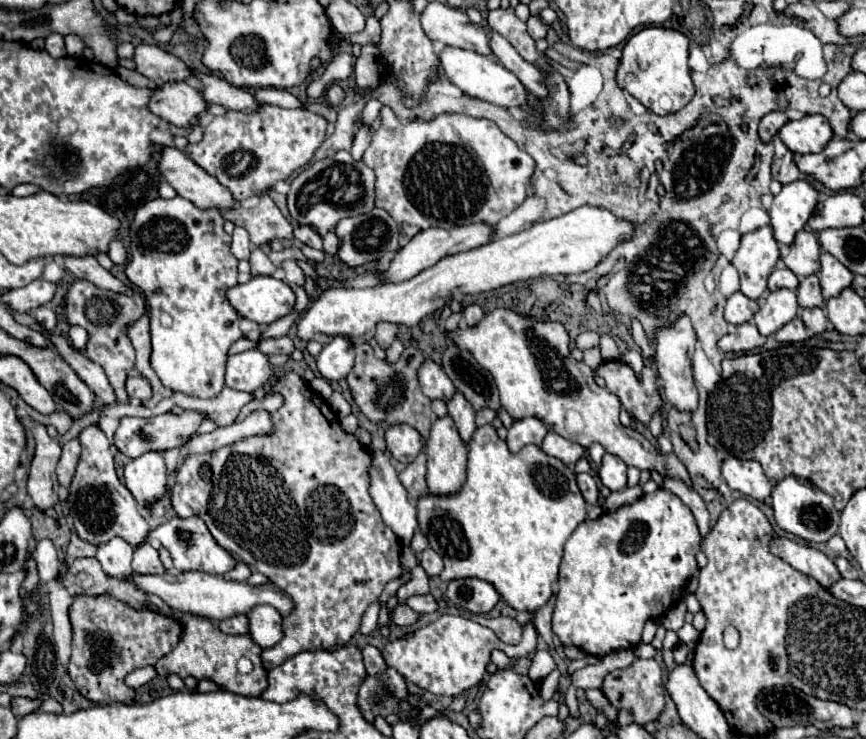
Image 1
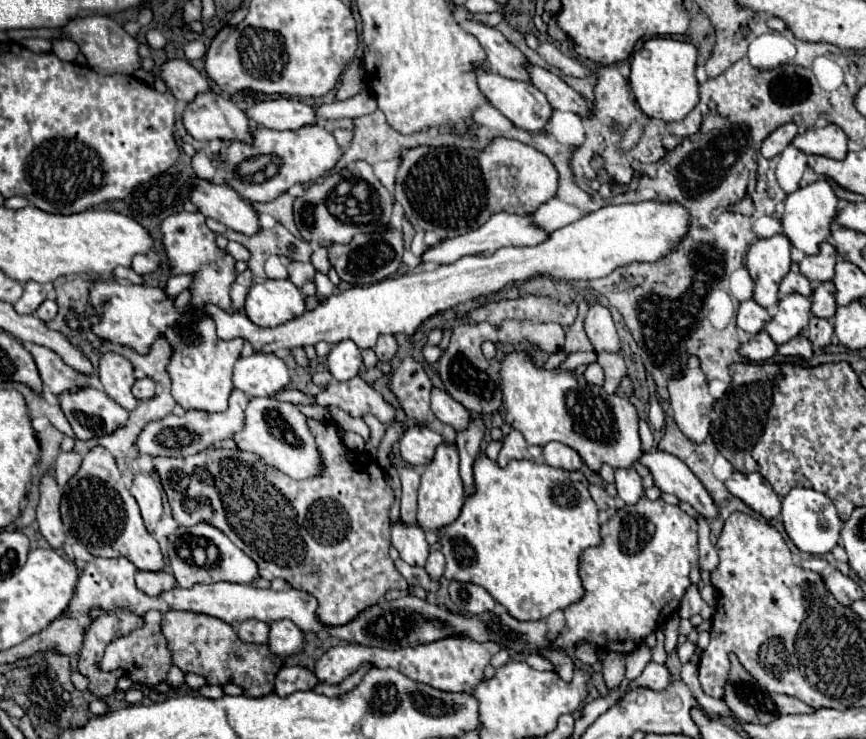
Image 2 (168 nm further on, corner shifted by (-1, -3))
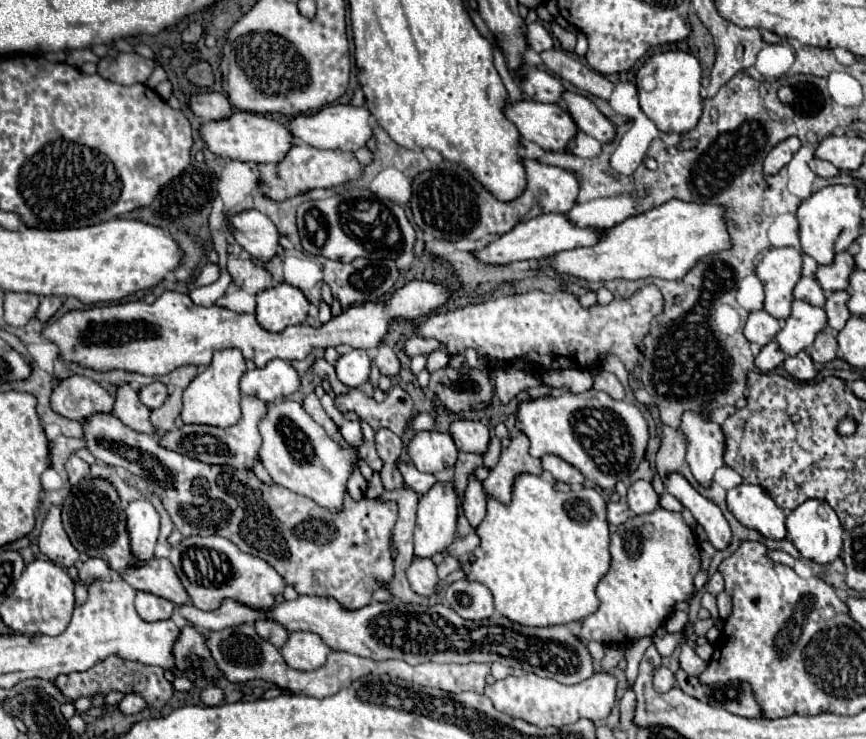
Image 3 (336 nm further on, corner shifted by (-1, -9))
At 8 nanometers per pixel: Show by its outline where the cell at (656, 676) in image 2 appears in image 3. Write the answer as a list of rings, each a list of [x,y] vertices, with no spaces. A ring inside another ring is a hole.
[[[658,667],[658,669],[654,671],[654,689],[656,689],[658,693],[670,691],[670,689],[674,687],[674,683],[676,683],[676,679],[674,679],[674,673],[672,673],[670,669]]]

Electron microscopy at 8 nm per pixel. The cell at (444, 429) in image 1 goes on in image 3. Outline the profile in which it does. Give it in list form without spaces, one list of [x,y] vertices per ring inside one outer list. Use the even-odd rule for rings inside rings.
[[[436,483],[418,503],[418,521],[414,529],[414,557],[432,557],[444,553],[454,541],[458,519],[458,497],[452,483]]]

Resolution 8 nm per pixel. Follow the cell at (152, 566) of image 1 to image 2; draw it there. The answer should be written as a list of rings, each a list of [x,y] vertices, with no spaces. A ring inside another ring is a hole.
[[[168,569],[162,571],[136,571],[136,585],[146,595],[158,595],[160,591],[174,587],[174,575]]]

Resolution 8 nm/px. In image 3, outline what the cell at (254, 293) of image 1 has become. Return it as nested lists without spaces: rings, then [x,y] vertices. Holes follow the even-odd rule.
[[[278,283],[256,295],[258,323],[272,333],[286,329],[288,325],[302,325],[308,317],[308,299],[304,293],[288,283]]]

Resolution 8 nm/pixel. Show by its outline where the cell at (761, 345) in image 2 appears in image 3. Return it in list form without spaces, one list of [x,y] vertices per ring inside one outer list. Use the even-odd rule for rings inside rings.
[[[772,341],[768,343],[766,347],[762,347],[760,355],[756,357],[756,367],[762,371],[762,373],[768,373],[768,371],[774,371],[778,365],[782,365],[786,359],[786,355],[780,351],[778,343]]]

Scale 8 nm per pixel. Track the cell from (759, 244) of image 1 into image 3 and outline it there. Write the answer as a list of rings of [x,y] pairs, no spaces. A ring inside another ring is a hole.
[[[794,247],[768,249],[758,261],[756,275],[766,291],[764,309],[776,319],[790,317],[792,291],[802,275],[802,253]]]

